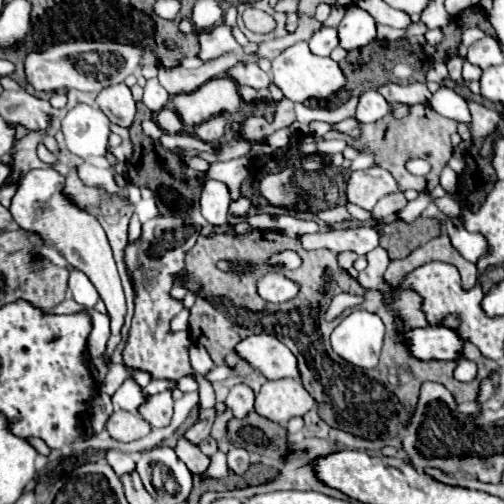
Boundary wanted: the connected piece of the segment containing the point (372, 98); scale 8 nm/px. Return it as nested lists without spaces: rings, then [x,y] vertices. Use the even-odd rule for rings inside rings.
[[[368,90],[360,94],[358,106],[356,106],[356,118],[360,122],[376,122],[388,112],[390,112],[390,106],[378,90]]]

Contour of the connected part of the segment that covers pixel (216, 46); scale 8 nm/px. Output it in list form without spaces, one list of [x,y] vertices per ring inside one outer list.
[[[220,24],[220,26],[212,26],[210,30],[198,30],[196,32],[198,40],[200,40],[200,52],[198,52],[198,58],[208,62],[208,60],[214,60],[226,52],[236,52],[240,50],[240,44],[234,42],[232,34],[230,34],[230,28],[226,24]]]

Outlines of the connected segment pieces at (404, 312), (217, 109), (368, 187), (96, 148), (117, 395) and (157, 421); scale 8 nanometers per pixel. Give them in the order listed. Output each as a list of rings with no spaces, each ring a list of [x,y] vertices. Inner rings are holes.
[[[252,230],[250,234],[244,234],[244,236],[234,234],[234,232],[218,234],[216,238],[200,236],[196,246],[188,254],[190,254],[190,270],[188,268],[184,268],[184,270],[190,274],[190,282],[192,282],[190,288],[196,290],[196,286],[200,286],[200,290],[202,290],[202,292],[198,292],[198,298],[192,306],[190,320],[188,320],[192,342],[206,346],[212,362],[216,366],[222,366],[224,356],[228,352],[232,352],[236,342],[240,342],[242,338],[246,338],[250,334],[262,334],[262,332],[276,334],[286,346],[290,346],[292,354],[296,356],[300,380],[302,380],[304,388],[310,392],[310,396],[314,398],[320,418],[332,428],[350,432],[350,434],[366,438],[366,440],[394,438],[404,432],[404,426],[408,426],[408,418],[412,418],[412,410],[416,410],[422,382],[432,380],[432,382],[444,384],[452,392],[452,396],[456,398],[458,404],[474,402],[478,396],[480,380],[498,368],[496,360],[484,358],[480,354],[480,350],[476,350],[476,346],[472,346],[472,342],[464,342],[464,354],[462,354],[462,358],[474,360],[478,366],[478,376],[472,382],[460,382],[454,378],[456,360],[422,362],[422,360],[412,358],[408,354],[408,350],[398,342],[396,332],[400,328],[422,326],[422,322],[424,322],[424,314],[420,310],[422,298],[416,292],[404,290],[398,294],[398,300],[392,306],[384,306],[382,296],[378,292],[364,290],[356,280],[352,280],[346,274],[346,270],[342,270],[338,266],[334,252],[330,252],[330,250],[310,250],[308,252],[300,246],[298,238],[290,238],[282,232]],[[278,250],[294,250],[302,258],[300,280],[298,280],[302,286],[302,296],[294,298],[294,300],[298,300],[296,304],[264,302],[254,288],[254,282],[258,280],[258,276],[262,276],[264,270],[270,270],[270,266],[266,266],[266,258]],[[222,258],[228,258],[232,262],[248,258],[248,260],[260,264],[260,270],[254,274],[246,274],[246,276],[254,276],[254,280],[250,280],[250,278],[234,280],[234,274],[218,270],[216,264]],[[340,292],[364,294],[366,300],[364,300],[362,308],[378,314],[386,326],[380,362],[372,370],[360,370],[356,366],[348,366],[348,362],[344,362],[344,358],[334,354],[334,350],[330,346],[330,332],[332,332],[334,324],[324,322],[324,306],[330,304],[328,294],[340,294]],[[396,314],[402,316],[402,324],[394,324]]]
[[[212,78],[194,92],[172,96],[172,106],[186,126],[202,124],[220,114],[234,114],[242,106],[242,96],[232,78]]]
[[[368,168],[352,172],[346,188],[348,202],[354,202],[364,210],[372,210],[382,196],[392,192],[398,192],[398,184],[392,178],[392,174],[384,168]]]
[[[76,104],[62,120],[66,146],[72,154],[88,160],[106,154],[110,120],[98,106]]]
[[[126,378],[120,388],[111,396],[111,400],[122,410],[136,412],[138,406],[146,400],[146,396],[142,394],[142,388],[132,378]]]
[[[166,390],[150,396],[148,402],[144,402],[144,406],[140,406],[138,414],[144,420],[148,420],[152,424],[152,428],[160,428],[170,422],[173,415],[173,403],[172,390]]]

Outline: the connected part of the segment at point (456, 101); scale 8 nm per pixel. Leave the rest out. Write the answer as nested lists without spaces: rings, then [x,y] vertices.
[[[440,86],[440,88],[432,94],[430,106],[432,106],[438,114],[442,114],[442,116],[456,116],[458,122],[468,124],[468,120],[470,120],[470,112],[468,112],[466,100],[464,100],[462,96],[458,96],[452,88]]]

